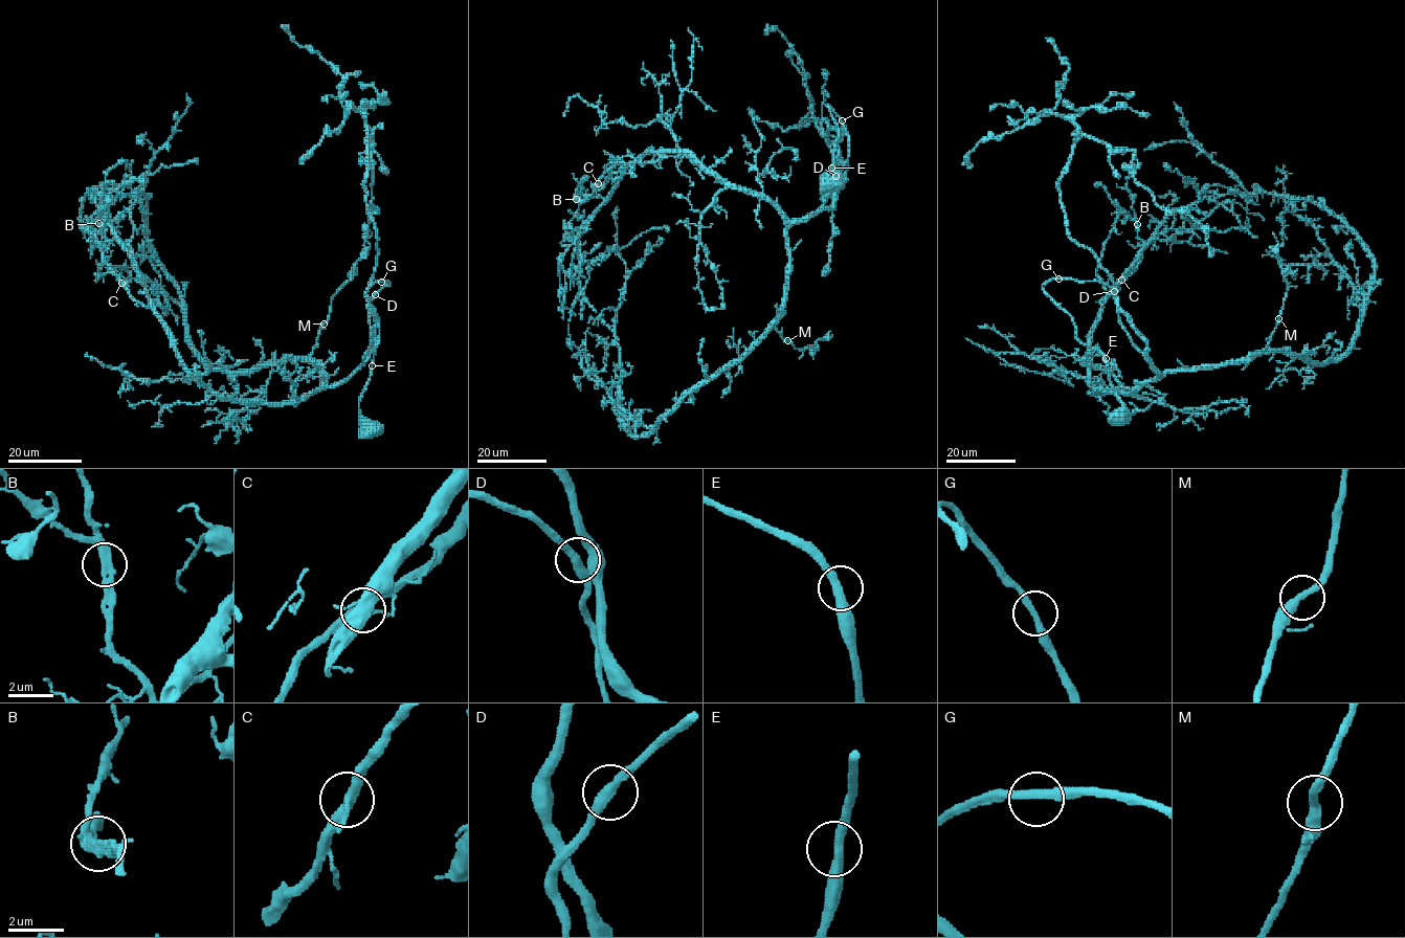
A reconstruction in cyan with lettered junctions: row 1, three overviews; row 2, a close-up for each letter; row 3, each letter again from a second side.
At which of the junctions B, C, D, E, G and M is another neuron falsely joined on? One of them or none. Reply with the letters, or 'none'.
none

